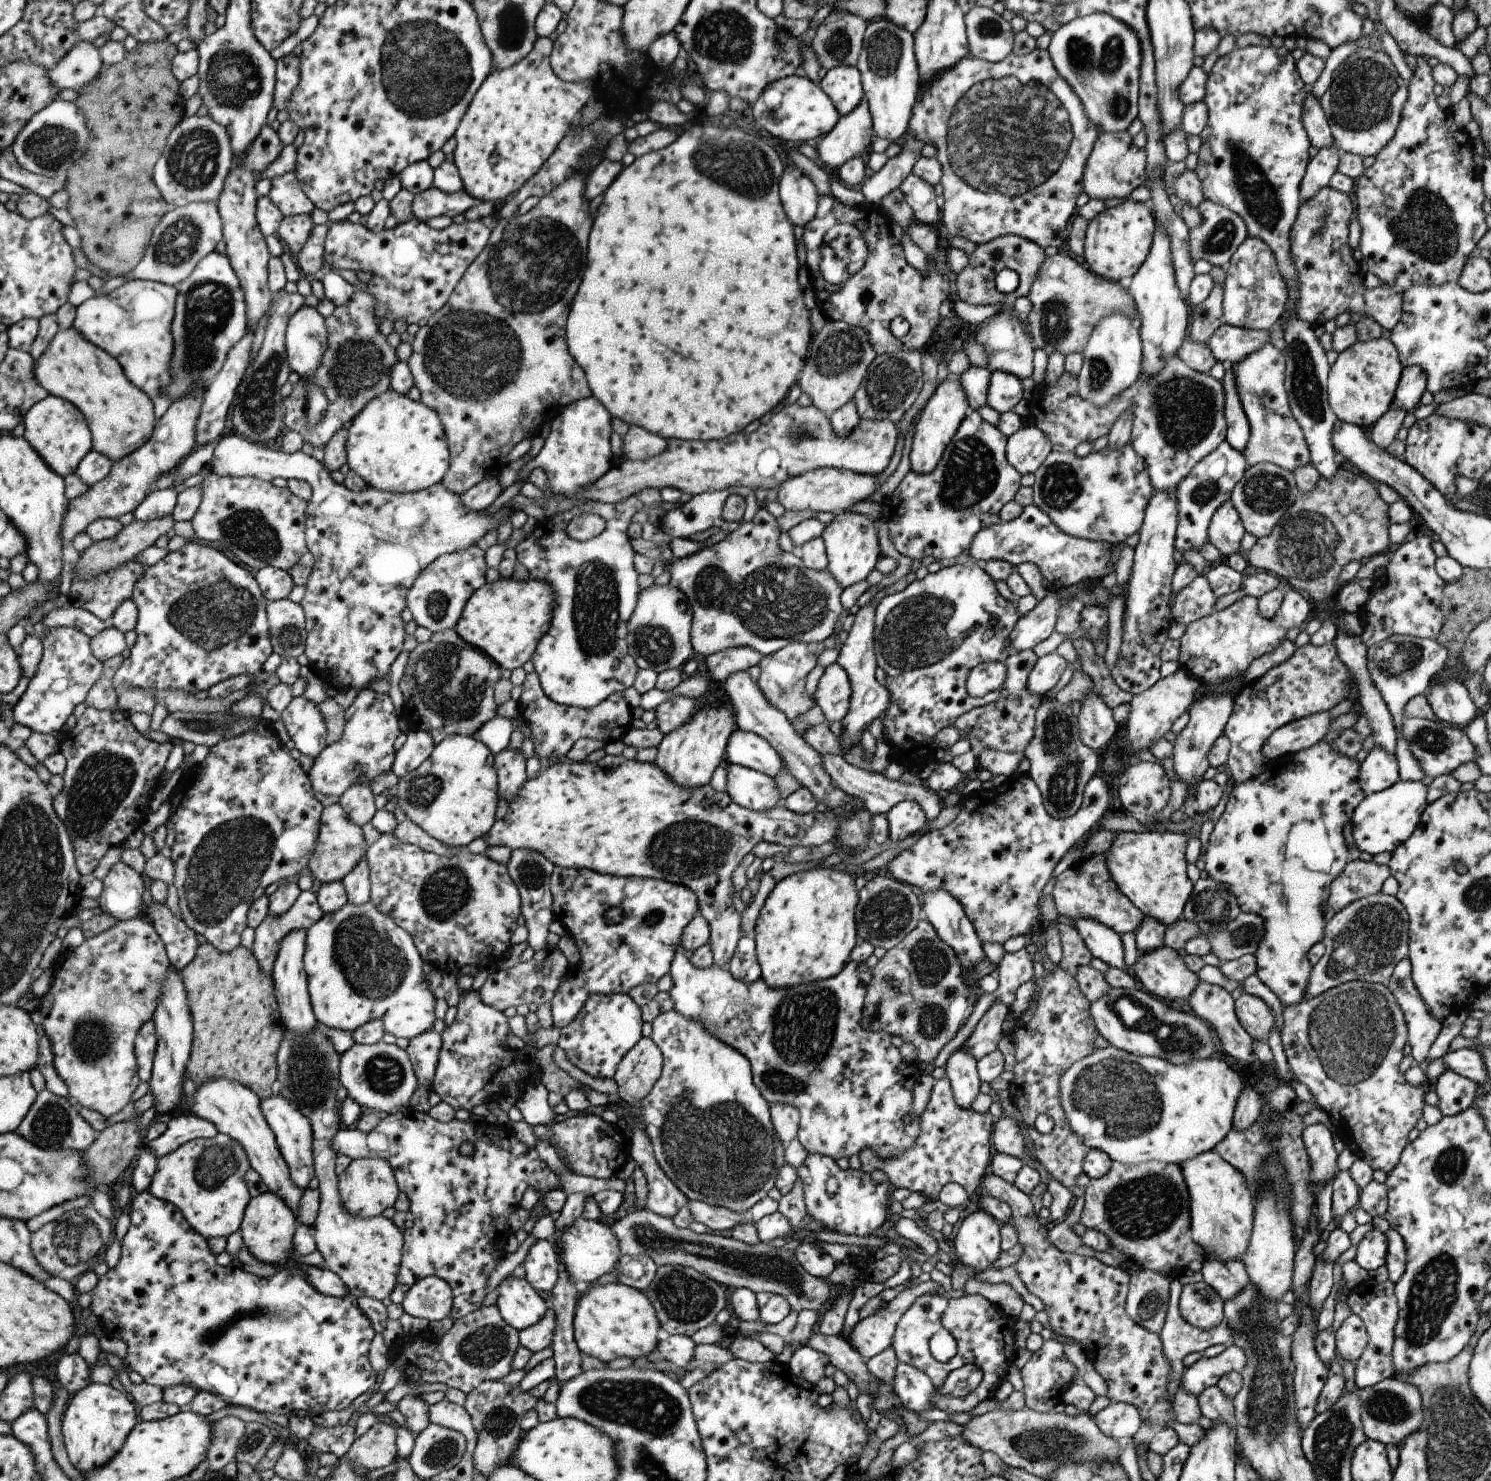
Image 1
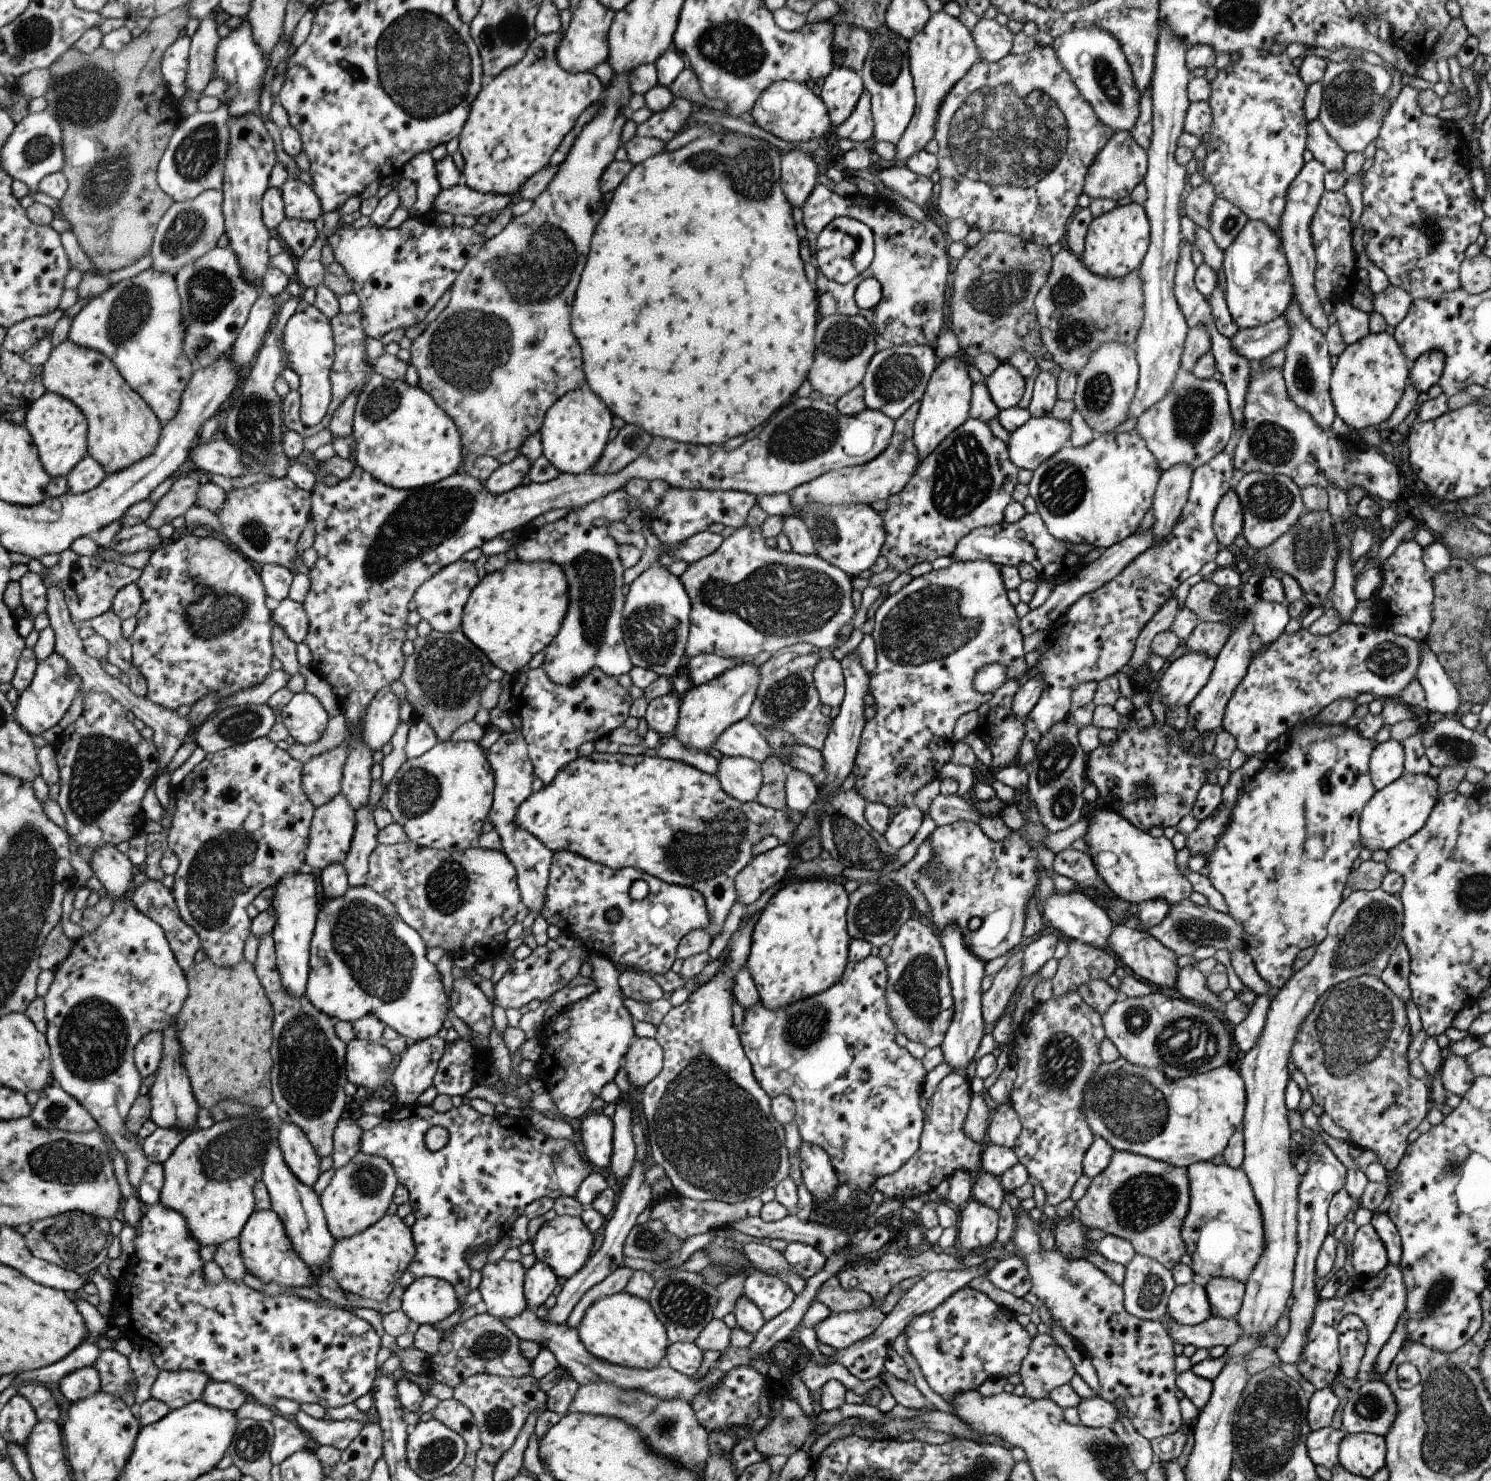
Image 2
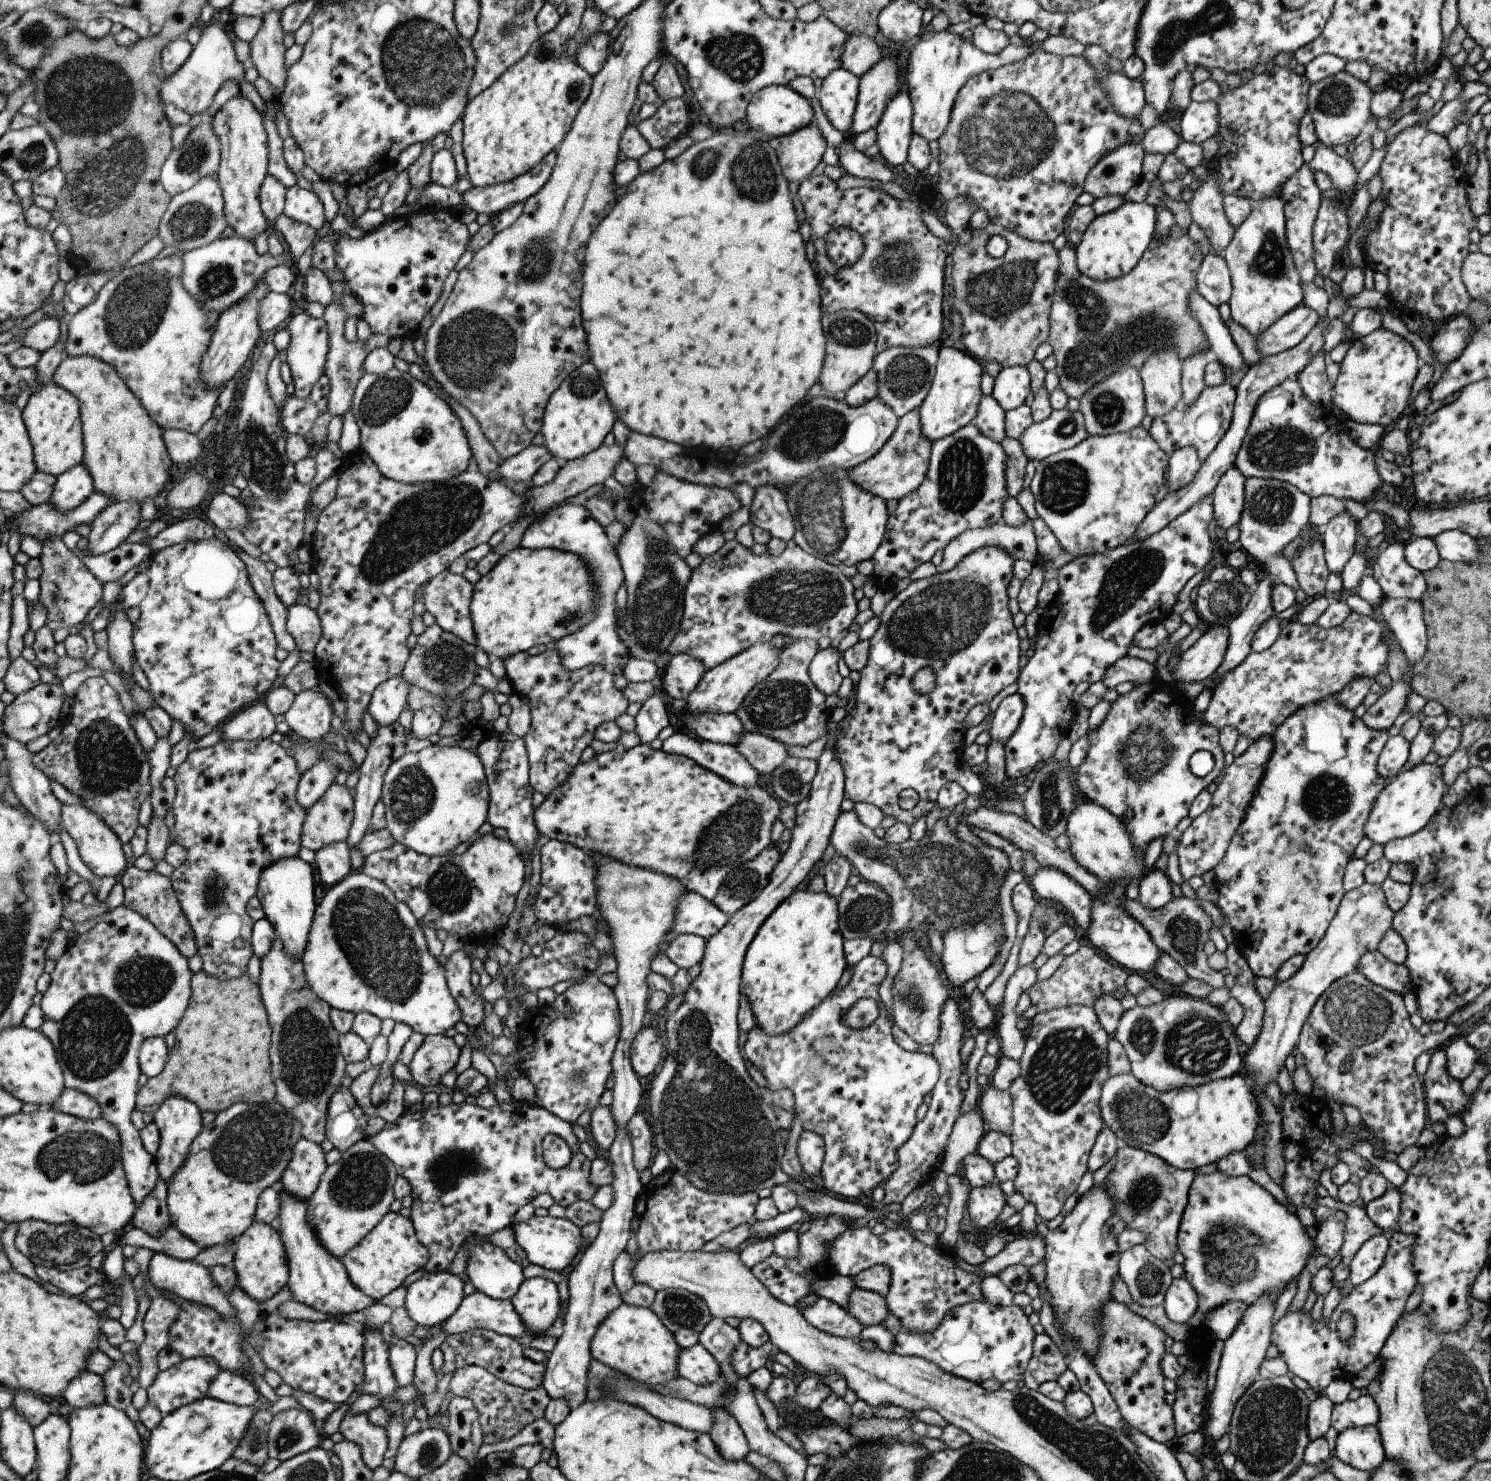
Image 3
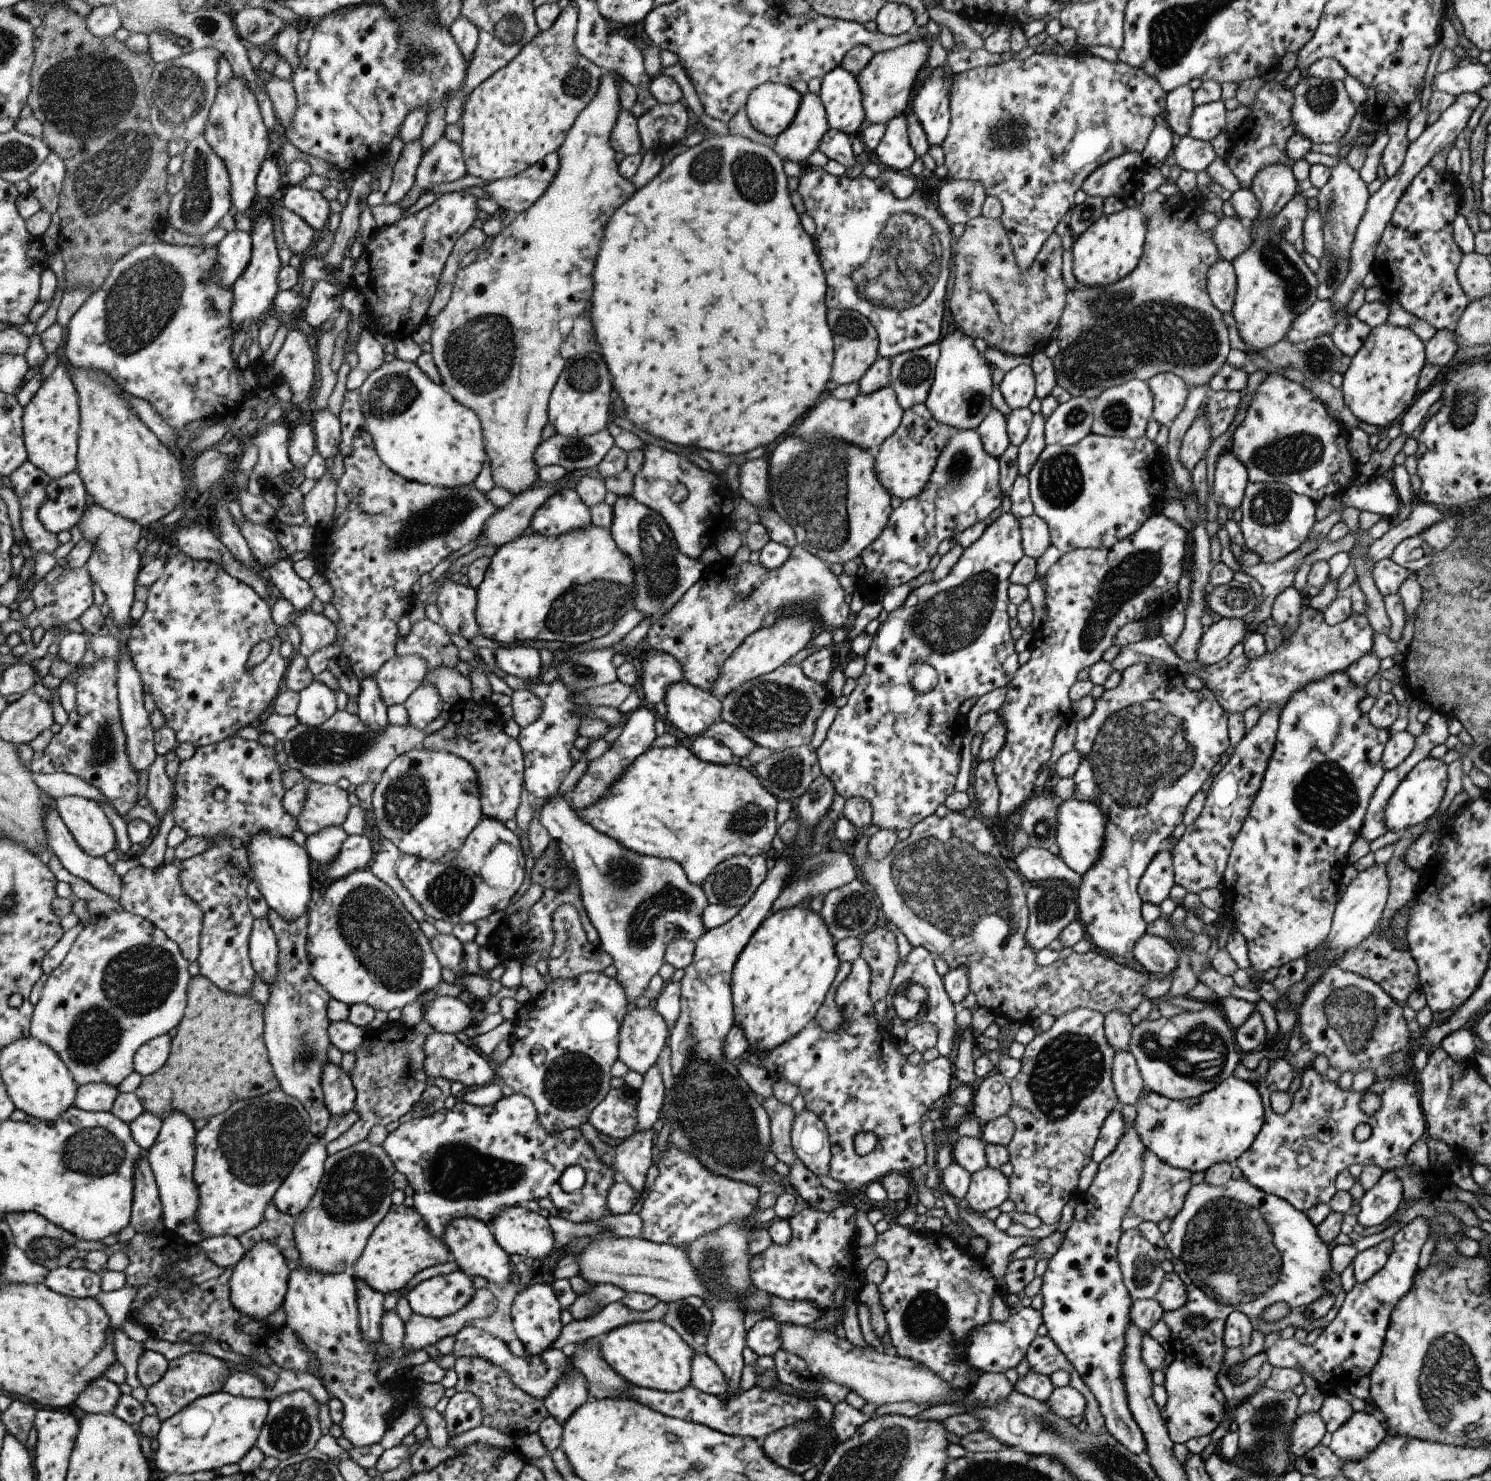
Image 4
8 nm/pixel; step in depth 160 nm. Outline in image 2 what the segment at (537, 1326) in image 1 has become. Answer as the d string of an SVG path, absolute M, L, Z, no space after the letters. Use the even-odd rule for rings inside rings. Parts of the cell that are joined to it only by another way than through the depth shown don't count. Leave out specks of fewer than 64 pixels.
M640 1120L633 1123L631 1127L632 1139L635 1145L635 1156L632 1162L628 1179L626 1180L621 1192L617 1193L616 1205L612 1214L605 1221L605 1228L603 1228L603 1240L601 1245L595 1254L592 1254L589 1260L585 1261L585 1264L575 1273L573 1276L565 1279L565 1283L559 1287L556 1292L556 1301L554 1306L547 1310L547 1315L541 1318L543 1321L549 1321L550 1323L565 1323L569 1312L573 1310L573 1306L579 1302L579 1298L591 1288L594 1284L601 1282L606 1276L609 1276L613 1270L619 1268L622 1265L623 1255L622 1246L626 1237L626 1234L634 1226L635 1218L647 1209L651 1204L650 1188L647 1184L643 1174L645 1172L643 1165L643 1158L645 1158L647 1151L645 1149L646 1137L645 1130Z

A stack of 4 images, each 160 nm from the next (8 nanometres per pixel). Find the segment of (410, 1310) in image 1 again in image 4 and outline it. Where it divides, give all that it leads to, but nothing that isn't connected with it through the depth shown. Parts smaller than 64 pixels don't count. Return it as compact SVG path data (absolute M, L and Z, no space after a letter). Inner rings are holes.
M461 1270L421 1281L406 1293L415 1313L434 1319L457 1313L473 1296L473 1284Z

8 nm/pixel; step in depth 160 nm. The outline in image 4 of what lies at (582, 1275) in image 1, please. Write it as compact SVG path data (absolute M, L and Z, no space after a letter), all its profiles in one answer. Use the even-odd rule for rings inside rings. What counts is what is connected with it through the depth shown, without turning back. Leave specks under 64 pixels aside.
M520 1205L503 1209L490 1222L494 1241L509 1255L528 1256L535 1264L554 1254L551 1231L546 1217Z

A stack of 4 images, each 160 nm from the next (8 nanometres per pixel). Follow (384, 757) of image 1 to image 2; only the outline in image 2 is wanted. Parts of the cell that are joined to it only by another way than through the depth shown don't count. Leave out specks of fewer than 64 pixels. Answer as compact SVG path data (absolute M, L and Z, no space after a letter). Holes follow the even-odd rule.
M389 687L382 688L369 705L360 737L372 750L381 750L401 724L401 699ZM347 738L338 749L313 757L304 765L304 789L317 808L342 792L342 777L350 756L349 743Z

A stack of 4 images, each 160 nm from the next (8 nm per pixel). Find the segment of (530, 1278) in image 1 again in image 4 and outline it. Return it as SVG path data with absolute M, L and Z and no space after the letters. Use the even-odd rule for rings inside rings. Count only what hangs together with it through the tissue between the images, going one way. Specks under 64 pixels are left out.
M547 1283L528 1284L520 1294L515 1295L510 1308L510 1317L516 1339L521 1342L527 1355L537 1356L552 1348L562 1327L559 1323L560 1312L559 1303Z

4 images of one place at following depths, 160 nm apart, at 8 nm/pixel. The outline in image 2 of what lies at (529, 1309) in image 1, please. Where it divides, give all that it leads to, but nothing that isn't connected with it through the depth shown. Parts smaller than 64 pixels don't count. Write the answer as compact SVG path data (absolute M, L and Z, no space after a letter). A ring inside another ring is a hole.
M501 1257L494 1262L486 1262L478 1271L481 1276L476 1289L479 1290L487 1314L496 1319L508 1319L527 1309L522 1295L526 1270L519 1261L509 1261Z

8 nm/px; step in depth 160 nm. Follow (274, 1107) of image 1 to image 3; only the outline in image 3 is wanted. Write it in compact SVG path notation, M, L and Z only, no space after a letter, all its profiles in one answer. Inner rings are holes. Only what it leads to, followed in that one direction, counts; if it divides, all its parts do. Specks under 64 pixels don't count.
M303 1137L296 1144L294 1153L280 1185L291 1195L309 1202L322 1184L328 1169L325 1150L318 1142Z

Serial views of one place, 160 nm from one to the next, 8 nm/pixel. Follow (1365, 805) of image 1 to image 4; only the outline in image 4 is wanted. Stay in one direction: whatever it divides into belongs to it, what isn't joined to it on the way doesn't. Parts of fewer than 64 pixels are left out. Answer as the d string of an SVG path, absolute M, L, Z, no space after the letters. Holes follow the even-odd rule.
M1429 755L1423 757L1409 769L1409 772L1399 781L1397 788L1394 788L1384 810L1384 826L1389 831L1399 833L1427 821L1435 814L1443 798L1446 780L1446 764L1441 759L1434 759Z

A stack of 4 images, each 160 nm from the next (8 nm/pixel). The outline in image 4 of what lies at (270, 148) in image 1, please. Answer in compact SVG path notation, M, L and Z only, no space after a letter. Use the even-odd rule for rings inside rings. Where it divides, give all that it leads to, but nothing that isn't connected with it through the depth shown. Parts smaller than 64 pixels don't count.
M233 74L228 85L218 88L216 101L211 107L204 136L217 151L217 154L227 163L227 168L230 170L233 212L247 214L255 204L255 196L259 196L258 176L262 172L263 163L267 160L267 152L269 152L269 129L262 115L262 107L255 91L237 75Z

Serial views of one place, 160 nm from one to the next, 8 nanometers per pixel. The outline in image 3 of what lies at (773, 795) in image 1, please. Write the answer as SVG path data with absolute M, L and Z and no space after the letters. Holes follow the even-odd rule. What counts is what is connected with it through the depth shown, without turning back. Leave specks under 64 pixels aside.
M674 732L662 742L662 751L683 755L738 787L759 783L758 774L746 763L733 745L691 738L688 733Z

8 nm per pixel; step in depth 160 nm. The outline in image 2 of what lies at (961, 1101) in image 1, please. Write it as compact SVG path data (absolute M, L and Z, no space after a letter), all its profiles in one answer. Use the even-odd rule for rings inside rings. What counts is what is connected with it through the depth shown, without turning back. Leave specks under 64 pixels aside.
M946 925L944 929L937 933L937 938L944 950L946 967L948 970L948 981L950 982L951 996L953 999L953 1014L949 1021L949 1026L945 1031L942 1043L940 1044L943 1055L943 1062L953 1070L956 1068L966 1068L975 1054L979 1041L983 1034L984 1020L980 1007L981 990L979 983L983 978L984 962L981 962L975 955L969 952L964 945L964 940L958 925Z

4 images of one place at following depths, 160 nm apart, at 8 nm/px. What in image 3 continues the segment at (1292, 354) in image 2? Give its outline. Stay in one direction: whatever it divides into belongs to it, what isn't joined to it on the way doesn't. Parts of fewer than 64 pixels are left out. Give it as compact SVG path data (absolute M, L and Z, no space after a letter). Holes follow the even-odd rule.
M1323 350L1313 354L1305 368L1296 374L1293 379L1299 383L1302 393L1307 395L1311 402L1325 406L1332 396L1332 385L1325 376L1327 354Z

